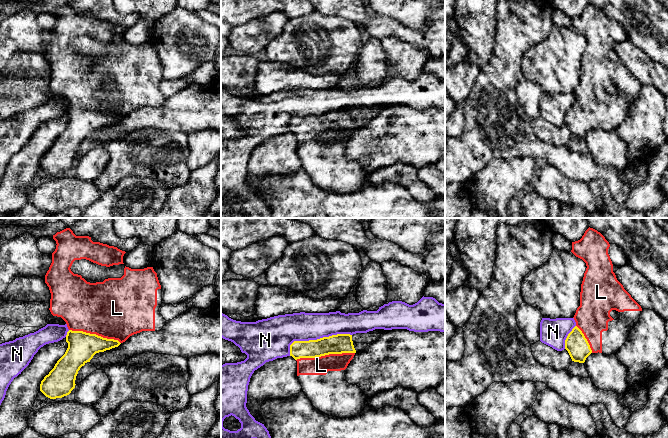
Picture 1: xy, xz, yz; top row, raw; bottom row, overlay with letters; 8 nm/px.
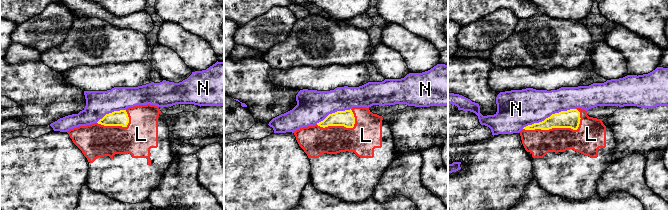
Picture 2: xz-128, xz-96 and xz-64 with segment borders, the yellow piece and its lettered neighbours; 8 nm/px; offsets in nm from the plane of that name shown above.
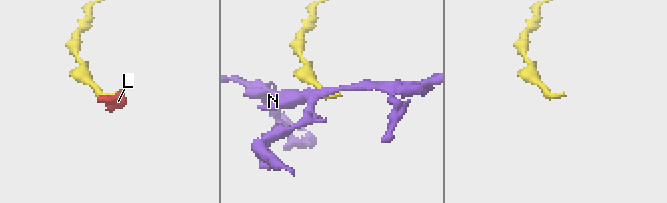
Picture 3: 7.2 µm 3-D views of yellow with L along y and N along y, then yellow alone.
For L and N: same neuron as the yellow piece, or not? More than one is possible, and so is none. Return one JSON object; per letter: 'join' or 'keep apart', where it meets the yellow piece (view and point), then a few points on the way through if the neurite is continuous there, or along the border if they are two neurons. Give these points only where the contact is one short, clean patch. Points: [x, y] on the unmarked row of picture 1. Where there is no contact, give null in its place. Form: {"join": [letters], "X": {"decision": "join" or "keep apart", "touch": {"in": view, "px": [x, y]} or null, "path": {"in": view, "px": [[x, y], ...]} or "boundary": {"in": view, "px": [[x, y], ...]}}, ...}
{"join": ["L"], "L": {"decision": "join", "touch": {"in": "xz", "px": [325, 130]}}, "N": {"decision": "keep apart", "touch": {"in": "xz", "px": [315, 116]}}}

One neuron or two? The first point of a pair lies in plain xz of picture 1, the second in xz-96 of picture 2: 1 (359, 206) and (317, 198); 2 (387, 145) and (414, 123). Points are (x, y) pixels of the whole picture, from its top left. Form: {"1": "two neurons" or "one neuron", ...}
{"1": "one neuron", "2": "one neuron"}

